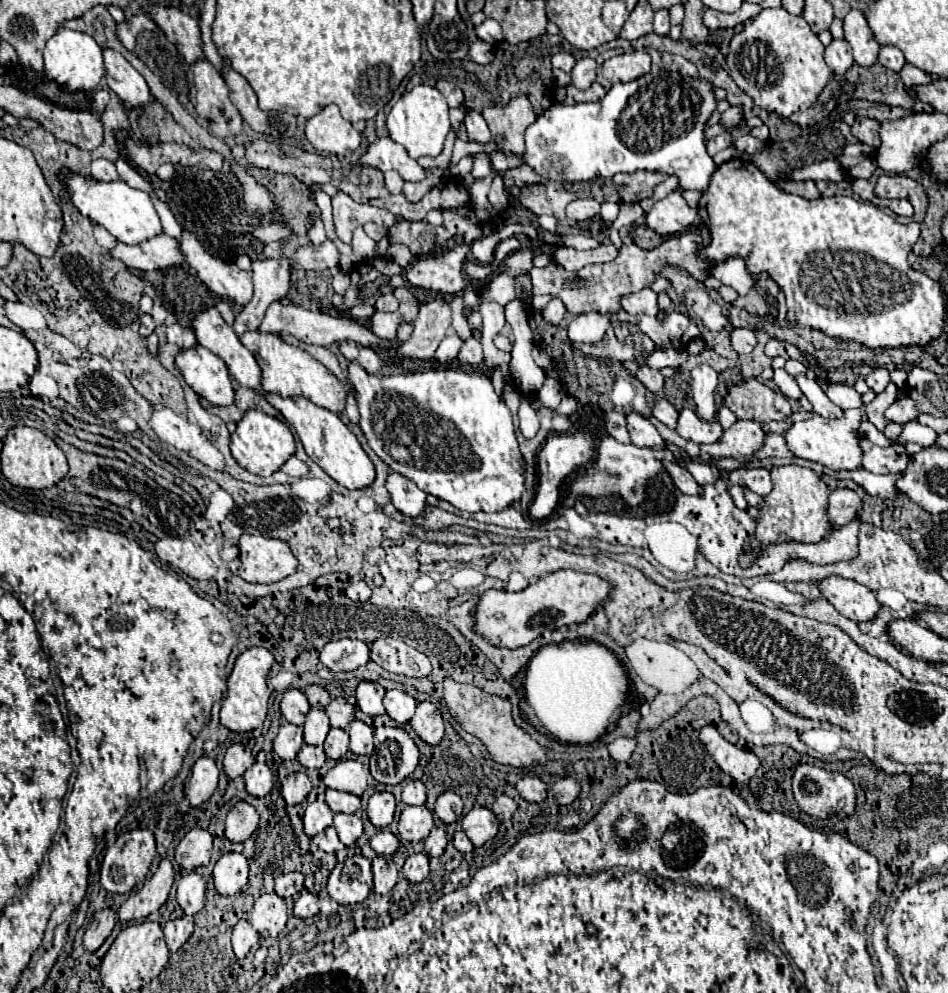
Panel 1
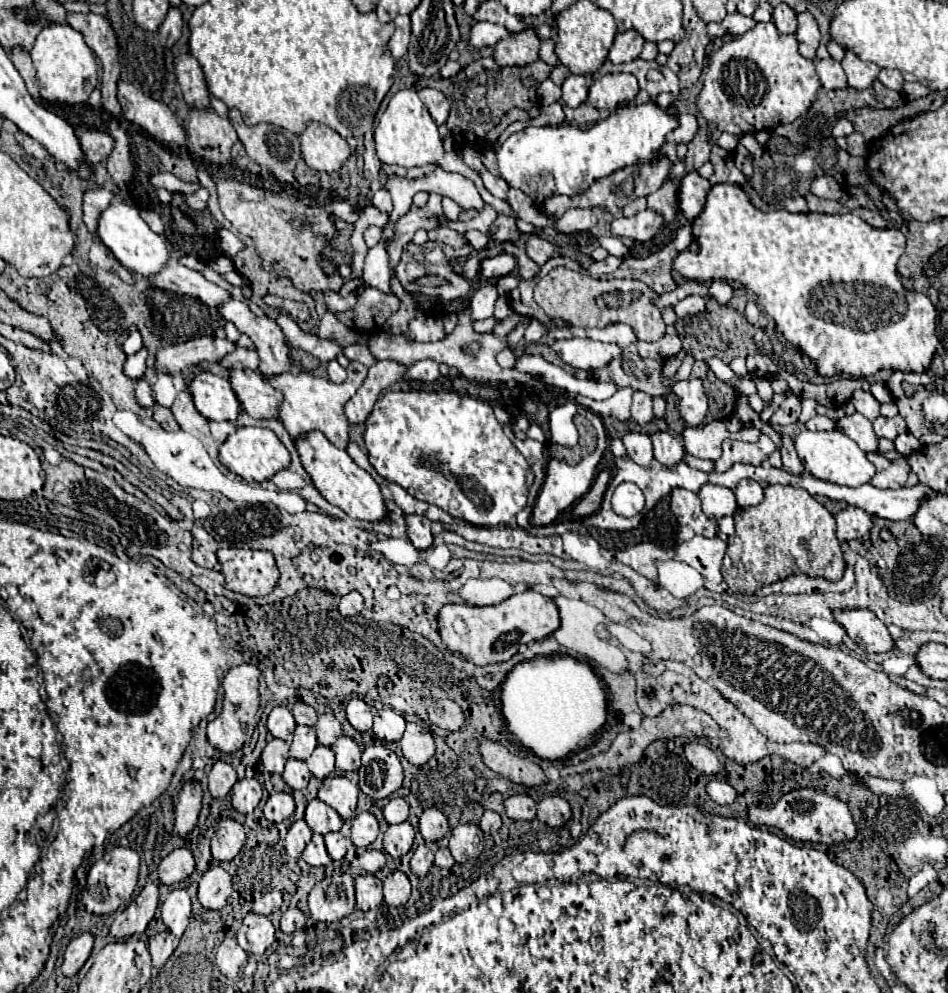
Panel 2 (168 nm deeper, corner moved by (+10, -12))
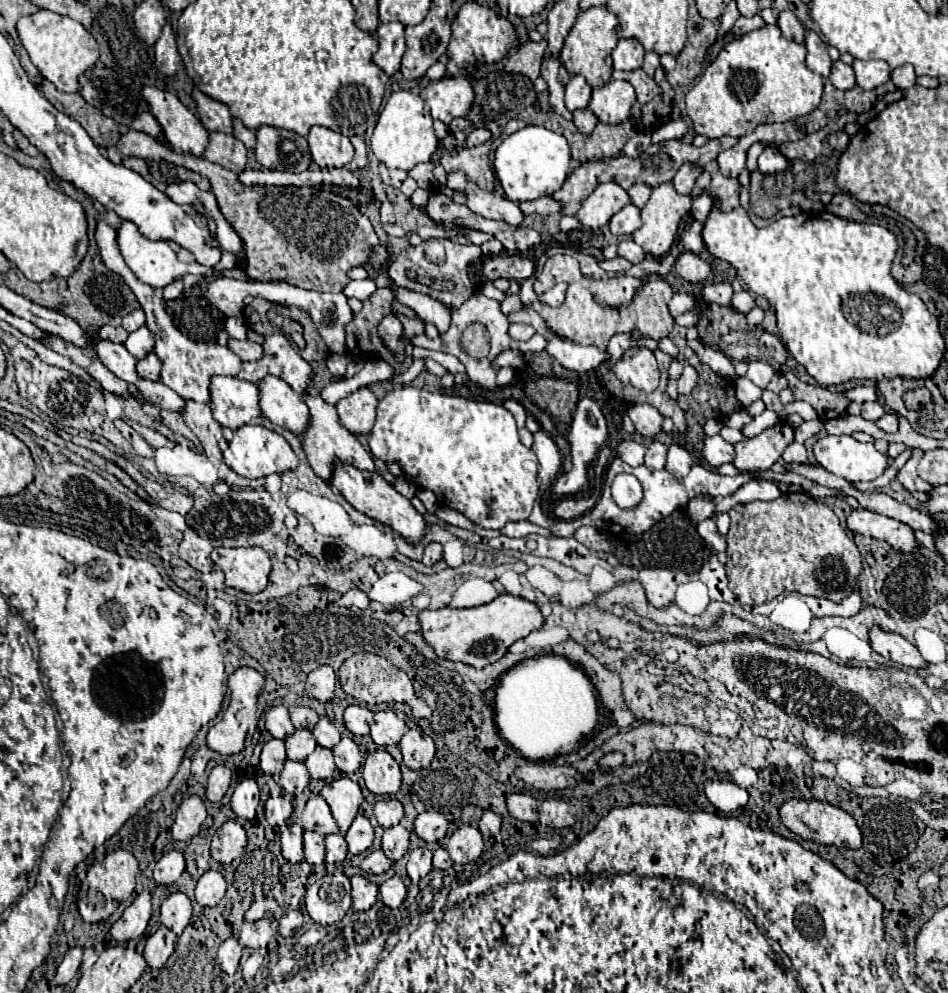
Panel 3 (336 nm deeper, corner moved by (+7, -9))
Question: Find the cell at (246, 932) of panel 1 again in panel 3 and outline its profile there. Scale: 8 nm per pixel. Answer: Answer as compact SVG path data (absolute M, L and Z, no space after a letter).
M227 938L219 950L217 950L217 964L221 966L223 972L227 974L235 974L237 968L239 968L239 960L241 960L241 954L243 954L243 946L239 944L237 938Z

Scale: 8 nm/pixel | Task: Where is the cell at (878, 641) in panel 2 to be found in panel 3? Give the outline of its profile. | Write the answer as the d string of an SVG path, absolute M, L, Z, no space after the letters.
M871 626L869 640L871 640L871 648L877 654L881 654L883 658L889 658L893 662L899 662L899 664L911 666L911 668L923 668L927 664L921 658L919 650L909 640L905 640L901 634L887 632L879 626Z

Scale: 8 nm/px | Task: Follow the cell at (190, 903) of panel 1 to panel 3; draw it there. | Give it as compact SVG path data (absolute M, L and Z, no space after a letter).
M173 892L163 904L161 904L161 922L173 930L177 936L183 934L185 926L189 924L193 916L191 900L183 892Z

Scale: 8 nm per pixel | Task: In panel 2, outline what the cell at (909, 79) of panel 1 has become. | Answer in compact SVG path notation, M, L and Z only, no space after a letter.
M906 83L906 85L904 85L904 95L906 95L908 99L926 97L928 93L930 93L930 89L924 87L924 85L920 85L920 83Z

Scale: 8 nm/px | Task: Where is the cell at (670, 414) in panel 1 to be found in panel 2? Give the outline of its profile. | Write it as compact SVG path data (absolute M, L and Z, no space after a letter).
M656 431L650 435L652 437L652 443L654 443L654 457L666 465L666 467L674 467L678 465L682 459L684 459L684 447L682 443L672 437L670 433L664 433L664 431Z

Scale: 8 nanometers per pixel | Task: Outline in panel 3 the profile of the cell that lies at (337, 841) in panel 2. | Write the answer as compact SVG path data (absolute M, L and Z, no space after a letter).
M339 832L337 834L327 834L325 836L325 846L327 846L327 858L325 858L327 866L337 868L345 860L345 856L347 856L347 842L345 842L345 838Z

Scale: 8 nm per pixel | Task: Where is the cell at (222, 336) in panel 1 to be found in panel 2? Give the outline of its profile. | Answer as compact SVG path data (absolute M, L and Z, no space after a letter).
M230 369L230 385L234 389L234 393L238 395L238 399L242 401L244 411L254 417L254 419L276 419L278 417L278 409L282 403L282 393L272 387L260 373L252 371L252 369Z

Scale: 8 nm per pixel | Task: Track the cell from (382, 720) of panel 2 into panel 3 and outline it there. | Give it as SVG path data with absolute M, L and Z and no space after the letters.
M393 710L377 712L373 718L371 726L371 738L377 746L389 746L389 744L399 744L401 736L407 730L405 720L401 720Z

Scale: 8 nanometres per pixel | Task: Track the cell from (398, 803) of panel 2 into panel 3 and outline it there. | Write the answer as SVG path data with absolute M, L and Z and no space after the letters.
M385 798L385 800L379 800L375 804L375 820L379 822L381 828L389 828L389 826L395 826L399 824L403 818L405 818L405 810L403 810L403 804L395 798Z

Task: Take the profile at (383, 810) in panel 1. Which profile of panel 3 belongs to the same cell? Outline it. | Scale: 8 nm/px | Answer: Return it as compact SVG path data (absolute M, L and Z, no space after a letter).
M361 814L353 820L351 828L345 834L345 840L349 844L349 852L351 854L365 852L373 844L373 838L375 838L375 832L373 832L371 822L365 816L361 816Z

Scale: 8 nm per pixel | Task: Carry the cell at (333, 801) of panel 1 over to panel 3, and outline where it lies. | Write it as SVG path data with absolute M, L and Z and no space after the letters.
M313 796L307 800L307 806L301 814L301 820L303 820L305 830L313 830L313 832L319 832L323 836L339 832L339 826L331 814L331 808L323 800L323 796Z

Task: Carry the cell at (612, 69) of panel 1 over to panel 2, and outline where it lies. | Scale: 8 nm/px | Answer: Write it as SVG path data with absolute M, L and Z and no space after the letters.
M618 73L618 75L604 75L604 77L598 77L590 91L588 91L588 105L594 105L598 111L614 111L618 105L624 105L628 101L632 101L638 93L638 81L634 75L630 73Z

